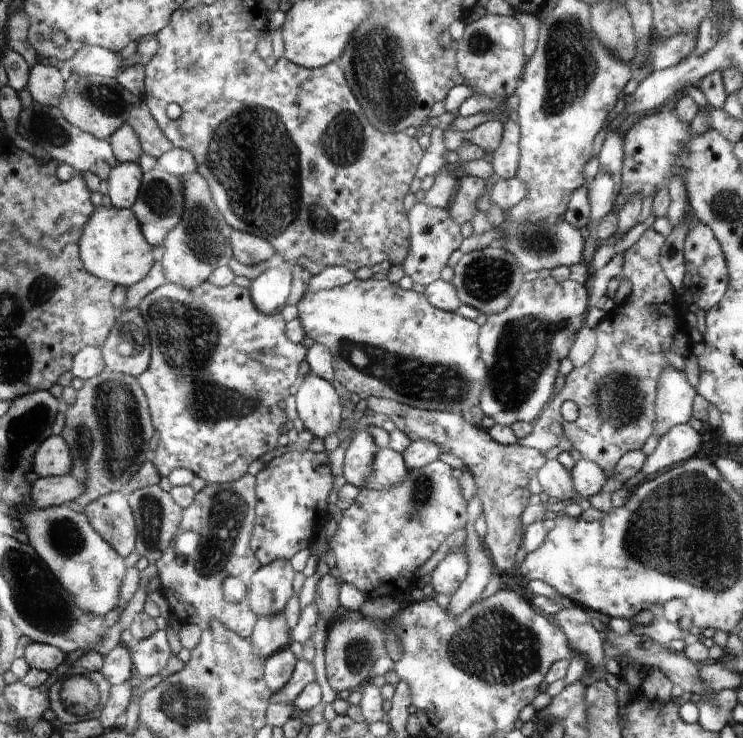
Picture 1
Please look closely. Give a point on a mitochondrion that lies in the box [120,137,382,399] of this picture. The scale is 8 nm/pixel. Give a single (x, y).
(206, 239)

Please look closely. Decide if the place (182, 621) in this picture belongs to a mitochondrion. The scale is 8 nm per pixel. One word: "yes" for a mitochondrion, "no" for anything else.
no

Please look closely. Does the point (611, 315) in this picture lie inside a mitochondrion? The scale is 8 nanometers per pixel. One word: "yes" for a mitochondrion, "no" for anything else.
no

